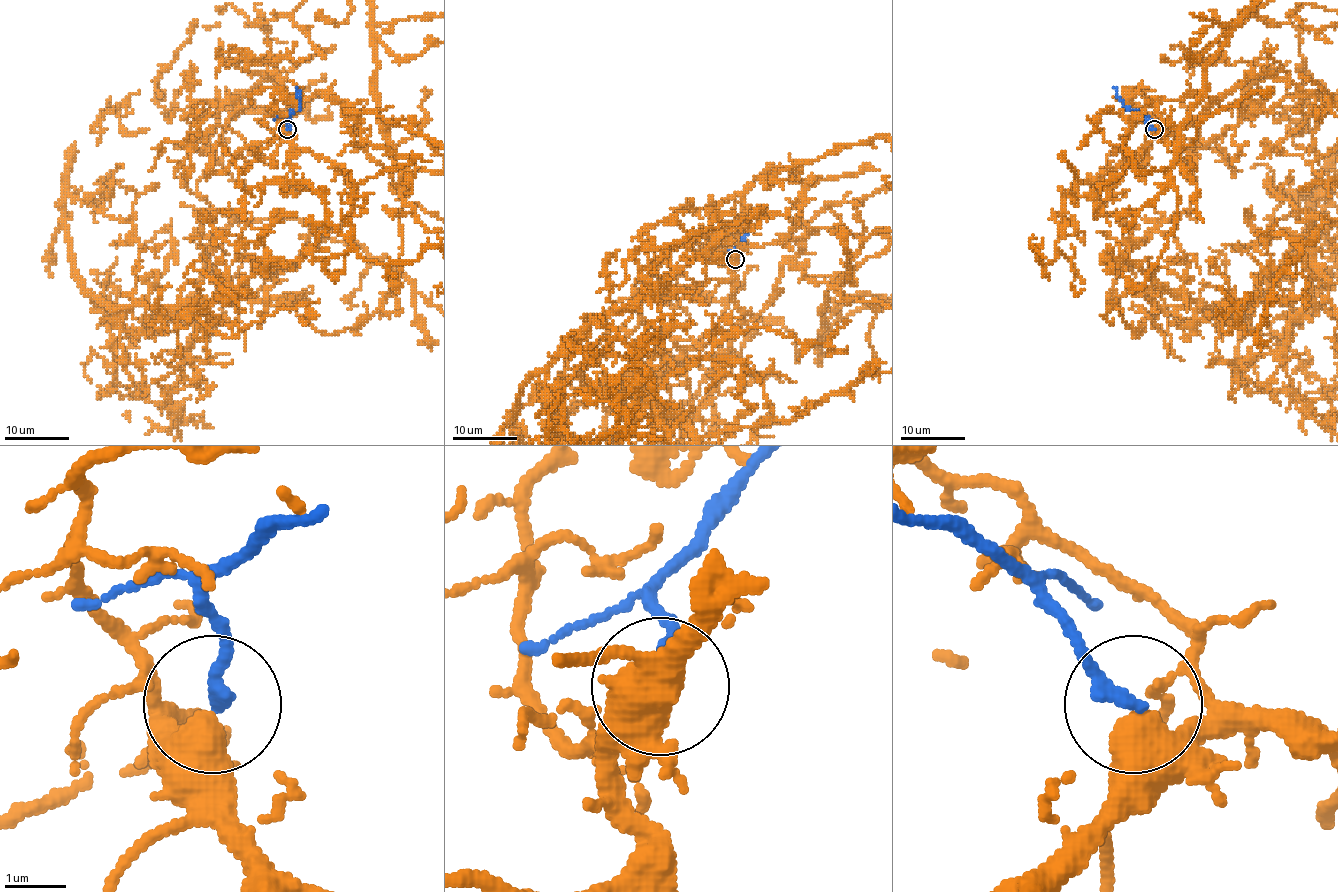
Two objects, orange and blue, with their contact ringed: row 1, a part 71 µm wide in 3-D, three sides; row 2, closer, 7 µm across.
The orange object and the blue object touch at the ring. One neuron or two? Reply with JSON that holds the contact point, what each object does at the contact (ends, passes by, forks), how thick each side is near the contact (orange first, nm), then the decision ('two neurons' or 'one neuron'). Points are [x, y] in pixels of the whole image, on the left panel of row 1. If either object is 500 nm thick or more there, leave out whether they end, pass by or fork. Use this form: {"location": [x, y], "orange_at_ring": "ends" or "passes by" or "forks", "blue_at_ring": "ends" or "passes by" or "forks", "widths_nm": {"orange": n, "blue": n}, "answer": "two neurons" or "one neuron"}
{"location": [287, 129], "widths_nm": {"orange": 600, "blue": 280}, "answer": "two neurons"}

